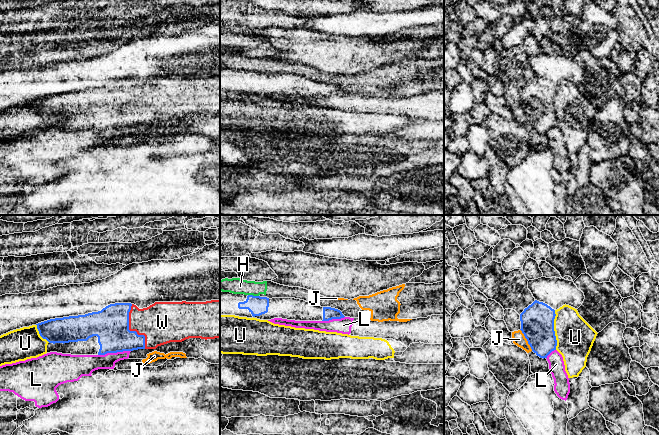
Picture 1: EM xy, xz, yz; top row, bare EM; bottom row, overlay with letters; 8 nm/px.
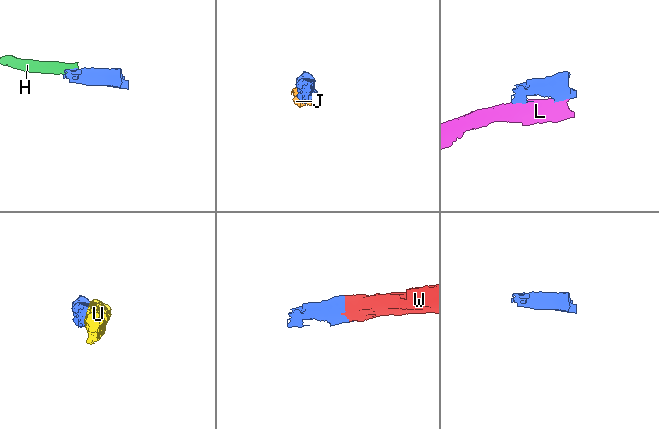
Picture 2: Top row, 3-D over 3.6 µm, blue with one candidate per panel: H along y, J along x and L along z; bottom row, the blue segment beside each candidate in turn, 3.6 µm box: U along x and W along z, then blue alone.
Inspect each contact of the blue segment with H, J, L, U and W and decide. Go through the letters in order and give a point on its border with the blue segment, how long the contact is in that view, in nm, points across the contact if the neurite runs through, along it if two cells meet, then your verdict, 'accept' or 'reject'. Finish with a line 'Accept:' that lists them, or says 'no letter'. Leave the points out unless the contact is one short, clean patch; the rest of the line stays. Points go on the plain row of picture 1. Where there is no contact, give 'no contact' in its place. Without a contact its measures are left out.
H: xz (252, 71) | 90 nm | along xz (248, 70), (258, 72) | reject
J: yz (527, 116) | 200 nm | along yz (520, 105), (532, 126) | reject
L: xy (114, 128) | 260 nm | reject
U: yz (553, 106) | 320 nm | reject
W: xy (129, 106) | 380 nm | across xy (111, 101), (125, 103), (129, 106), (159, 99) | accept
Accept: W

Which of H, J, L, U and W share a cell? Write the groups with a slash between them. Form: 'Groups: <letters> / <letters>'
Groups: H J / L / U / W

